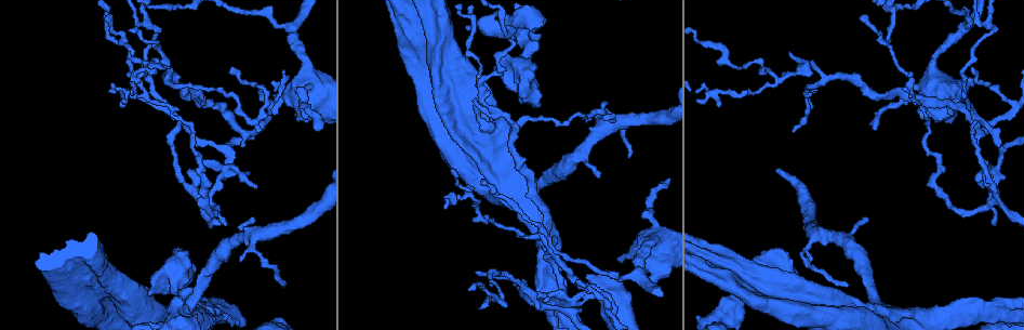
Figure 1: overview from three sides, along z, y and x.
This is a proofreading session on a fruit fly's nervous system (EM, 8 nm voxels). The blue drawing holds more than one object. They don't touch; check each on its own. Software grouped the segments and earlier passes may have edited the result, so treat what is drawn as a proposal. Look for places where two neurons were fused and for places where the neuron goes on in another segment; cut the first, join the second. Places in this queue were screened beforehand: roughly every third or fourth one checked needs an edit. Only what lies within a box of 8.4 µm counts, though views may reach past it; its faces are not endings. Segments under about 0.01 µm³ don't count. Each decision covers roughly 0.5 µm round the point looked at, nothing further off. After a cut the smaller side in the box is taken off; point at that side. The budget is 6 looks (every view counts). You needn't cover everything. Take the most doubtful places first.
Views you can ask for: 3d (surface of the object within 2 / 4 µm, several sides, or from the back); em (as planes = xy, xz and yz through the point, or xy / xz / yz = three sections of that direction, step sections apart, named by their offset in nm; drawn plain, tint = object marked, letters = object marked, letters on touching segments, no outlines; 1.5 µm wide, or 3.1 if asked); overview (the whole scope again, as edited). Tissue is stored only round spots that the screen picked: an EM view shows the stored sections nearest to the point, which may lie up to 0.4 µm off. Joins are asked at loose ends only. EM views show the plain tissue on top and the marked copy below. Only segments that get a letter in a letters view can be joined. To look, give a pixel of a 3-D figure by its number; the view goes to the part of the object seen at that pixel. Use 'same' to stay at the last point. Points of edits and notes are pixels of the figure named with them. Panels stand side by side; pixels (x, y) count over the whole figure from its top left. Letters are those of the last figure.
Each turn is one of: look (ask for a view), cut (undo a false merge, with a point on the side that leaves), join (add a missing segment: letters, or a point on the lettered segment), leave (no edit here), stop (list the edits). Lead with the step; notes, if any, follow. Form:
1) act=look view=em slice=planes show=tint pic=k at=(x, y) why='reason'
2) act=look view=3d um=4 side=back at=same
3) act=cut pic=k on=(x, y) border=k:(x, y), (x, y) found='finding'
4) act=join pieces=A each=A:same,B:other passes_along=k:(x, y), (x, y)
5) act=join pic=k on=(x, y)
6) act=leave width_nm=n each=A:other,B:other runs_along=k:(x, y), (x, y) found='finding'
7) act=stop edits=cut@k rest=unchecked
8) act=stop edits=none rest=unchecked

act=look view=3d um=4 side=back pic=1 at=(618, 318) why='side arm on a straight run'

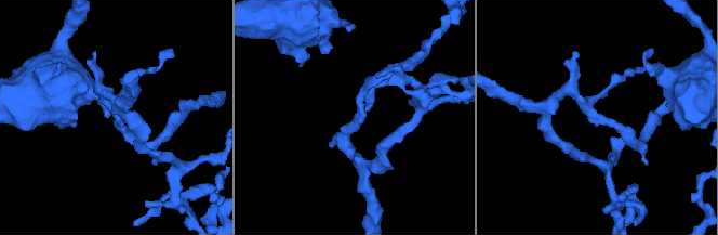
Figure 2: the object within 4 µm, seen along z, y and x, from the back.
act=look view=em slice=xy step=8 show=letters pic=2 at=(599, 118) why='now the EM'

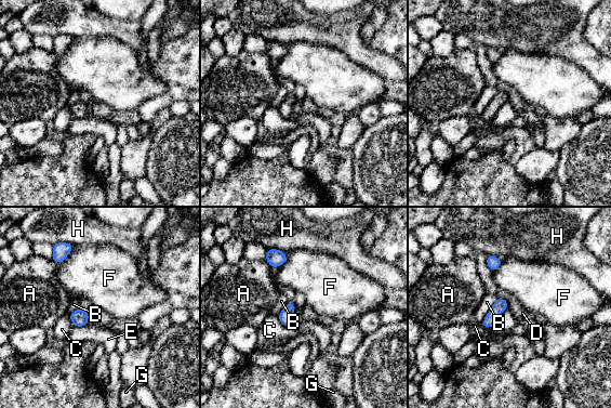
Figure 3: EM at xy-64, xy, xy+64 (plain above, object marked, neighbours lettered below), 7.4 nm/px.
act=leave each=A:other,B:other,C:other,D:other,E:other,F:other,G:other,H:other border=3:(497, 298), (481, 323) found='one neuron here'

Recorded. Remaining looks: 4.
act=look view=3d um=4 pic=1 at=(481, 84) why='arms part here'

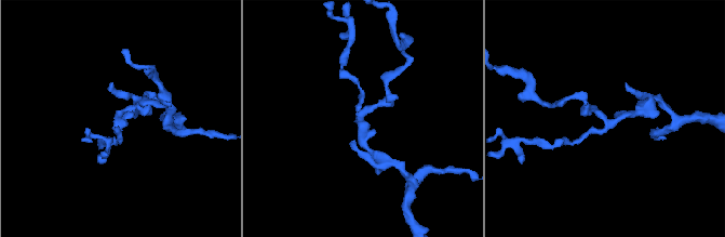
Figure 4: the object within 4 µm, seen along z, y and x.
act=look view=em slice=planes show=letters pic=4 at=(119, 116) arms=3

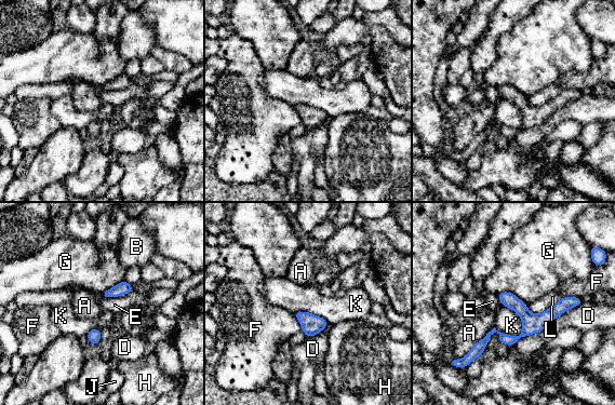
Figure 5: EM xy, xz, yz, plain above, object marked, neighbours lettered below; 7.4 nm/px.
act=leave width_nm=30 longest_contact=D:650nm each=A:other,B:other,D:other,E:other,F:other,G:other,H:other,J:other,K:other,L:other found='all the same neuron'

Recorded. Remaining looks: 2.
act=stop edits=none rest=unchecked

